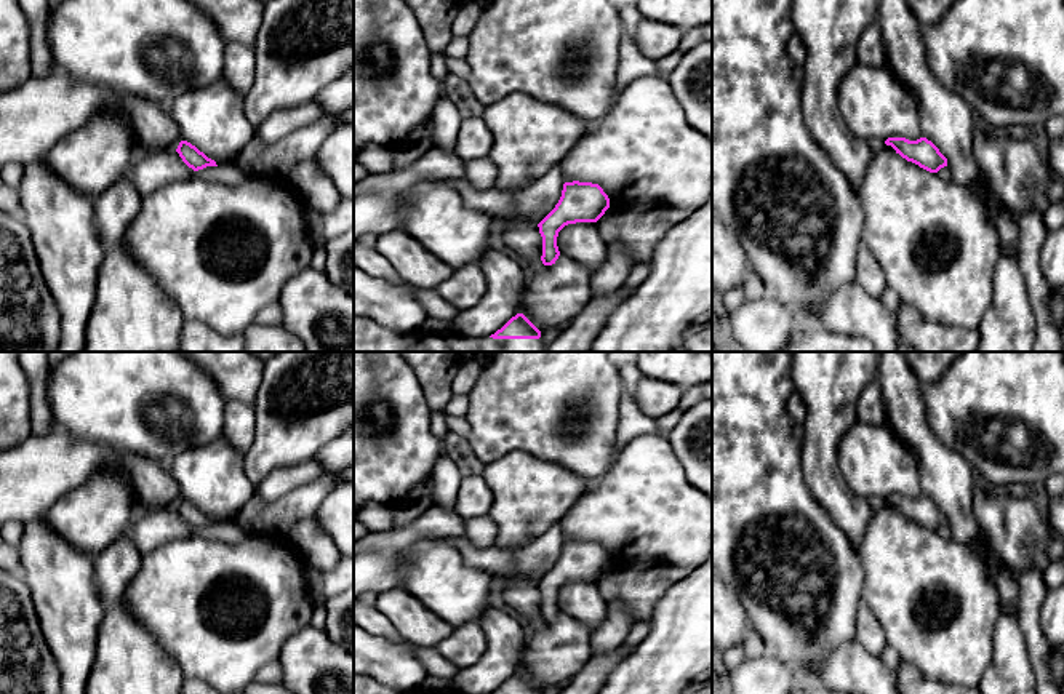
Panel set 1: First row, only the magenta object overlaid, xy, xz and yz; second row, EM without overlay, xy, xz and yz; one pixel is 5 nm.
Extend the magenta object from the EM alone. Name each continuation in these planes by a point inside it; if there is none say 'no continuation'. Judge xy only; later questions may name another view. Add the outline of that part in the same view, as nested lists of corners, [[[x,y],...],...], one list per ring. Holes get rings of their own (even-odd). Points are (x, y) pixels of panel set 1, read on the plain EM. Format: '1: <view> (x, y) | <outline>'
no continuation

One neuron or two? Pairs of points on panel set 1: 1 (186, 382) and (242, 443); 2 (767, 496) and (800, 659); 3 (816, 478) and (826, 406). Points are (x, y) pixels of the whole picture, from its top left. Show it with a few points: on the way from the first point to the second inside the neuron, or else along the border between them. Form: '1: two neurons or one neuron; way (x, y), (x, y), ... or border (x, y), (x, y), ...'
1: two neurons; border (228, 400), (221, 435)
2: one neuron; way (762, 536), (772, 565), (802, 595), (802, 619)
3: one neuron; way (820, 461), (820, 442), (824, 424)

